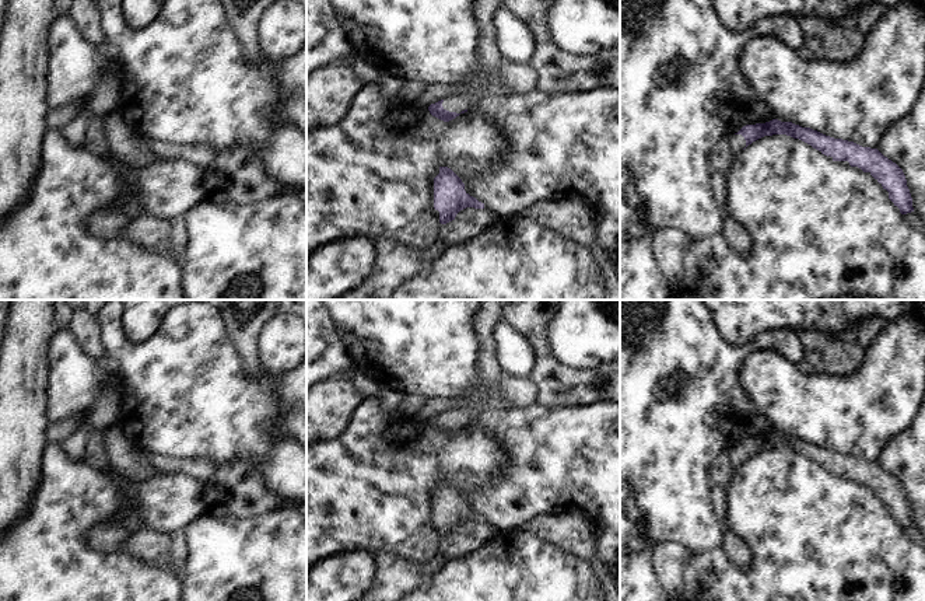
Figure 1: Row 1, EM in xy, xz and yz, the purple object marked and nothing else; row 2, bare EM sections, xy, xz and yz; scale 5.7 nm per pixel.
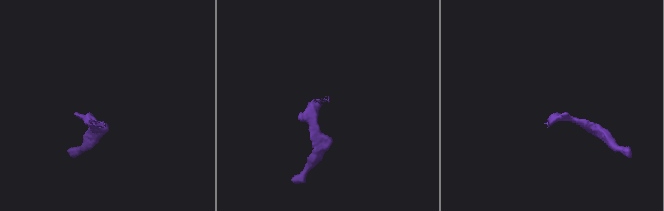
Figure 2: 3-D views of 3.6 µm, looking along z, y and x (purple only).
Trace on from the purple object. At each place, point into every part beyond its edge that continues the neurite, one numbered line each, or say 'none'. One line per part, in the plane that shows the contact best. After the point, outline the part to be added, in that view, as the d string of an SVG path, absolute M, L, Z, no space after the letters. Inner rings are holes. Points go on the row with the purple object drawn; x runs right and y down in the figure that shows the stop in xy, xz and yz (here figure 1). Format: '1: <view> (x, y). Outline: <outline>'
1: xz (454, 104). Outline: M472 94L449 97L444 99L442 106L449 112L460 113L462 111L469 109L473 101L474 101L474 95Z

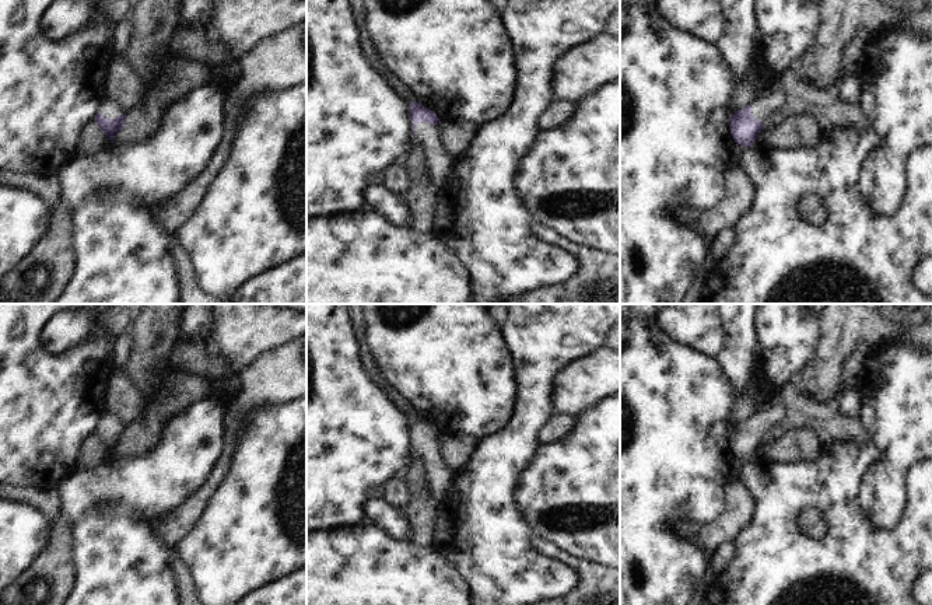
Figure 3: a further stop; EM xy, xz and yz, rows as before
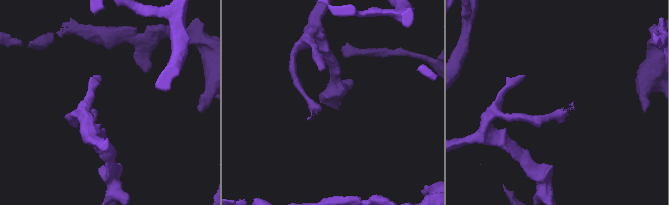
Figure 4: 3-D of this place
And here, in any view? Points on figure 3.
1: xz (427, 136). Outline: M427 122L416 123L413 143L425 153L431 176L444 183L453 172L455 155L444 147L442 133L438 126Z

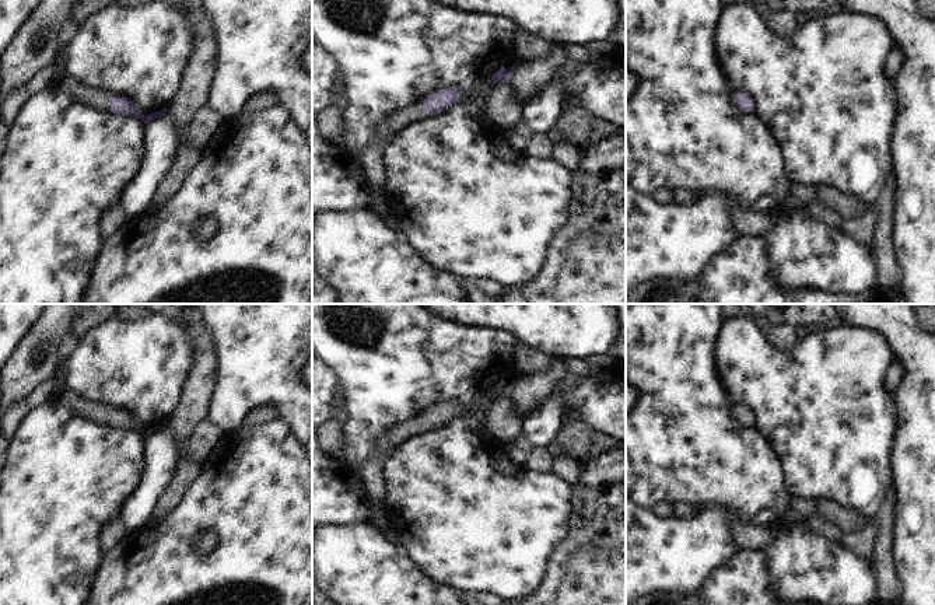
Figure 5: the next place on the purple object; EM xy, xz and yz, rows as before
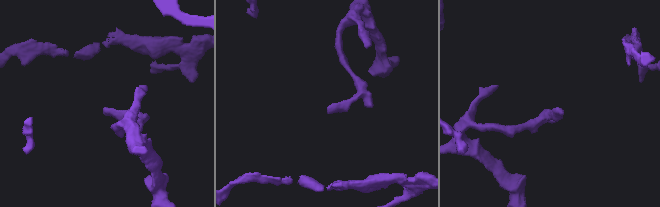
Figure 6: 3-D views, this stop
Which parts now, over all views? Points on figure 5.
1: xz (371, 158). Outline: M423 104L410 105L402 111L391 112L377 125L375 139L358 154L358 165L372 188L382 186L385 181L384 151L393 136L407 123L426 115Z

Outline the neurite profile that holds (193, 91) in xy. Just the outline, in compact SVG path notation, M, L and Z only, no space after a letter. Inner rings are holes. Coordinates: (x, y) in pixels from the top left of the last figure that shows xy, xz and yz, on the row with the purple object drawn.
M181 0L189 11L189 21L195 31L196 45L185 67L182 83L167 109L179 132L179 146L174 165L157 185L153 207L164 206L179 189L200 160L203 150L193 150L185 130L193 115L207 105L210 85L216 73L217 46L210 18L203 10L202 0Z

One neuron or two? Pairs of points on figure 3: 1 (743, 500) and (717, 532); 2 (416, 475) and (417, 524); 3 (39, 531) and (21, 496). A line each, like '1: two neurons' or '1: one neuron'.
1: one neuron
2: one neuron
3: two neurons

